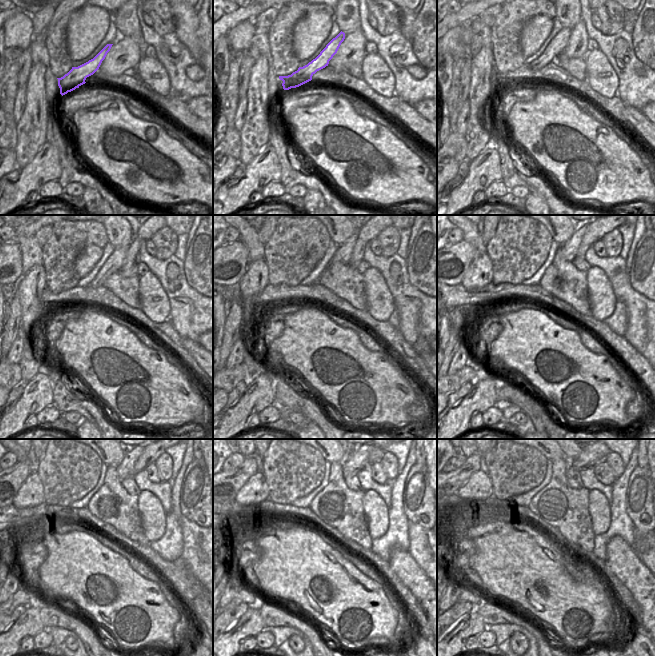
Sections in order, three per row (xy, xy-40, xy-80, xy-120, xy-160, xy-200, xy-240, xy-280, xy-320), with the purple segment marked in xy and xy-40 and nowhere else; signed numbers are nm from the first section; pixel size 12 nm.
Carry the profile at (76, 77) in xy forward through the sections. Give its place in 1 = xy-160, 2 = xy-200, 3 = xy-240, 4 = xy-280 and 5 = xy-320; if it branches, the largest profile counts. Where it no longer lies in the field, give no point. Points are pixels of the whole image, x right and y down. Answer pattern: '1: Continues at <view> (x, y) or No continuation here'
1: Continues at xy-160 (342, 255)
2: Continues at xy-200 (569, 249)
3: Continues at xy-240 (125, 469)
4: Continues at xy-280 (358, 459)
5: Continues at xy-320 (586, 459)

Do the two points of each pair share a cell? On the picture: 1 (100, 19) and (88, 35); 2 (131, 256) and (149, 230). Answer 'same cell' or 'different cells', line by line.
1: same cell
2: same cell

